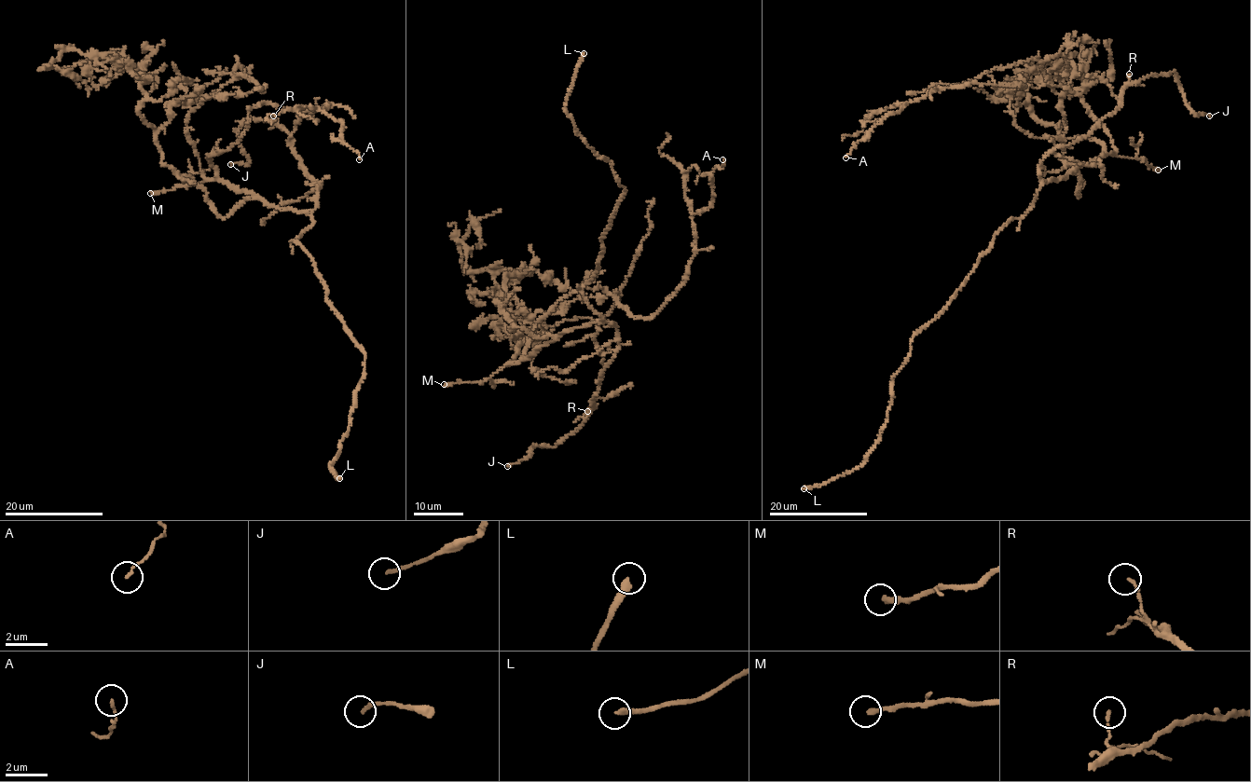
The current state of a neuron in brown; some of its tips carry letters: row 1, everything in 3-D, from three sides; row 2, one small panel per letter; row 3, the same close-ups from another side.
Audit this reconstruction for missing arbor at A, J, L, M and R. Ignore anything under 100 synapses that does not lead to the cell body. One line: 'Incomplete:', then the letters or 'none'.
Incomplete: L

